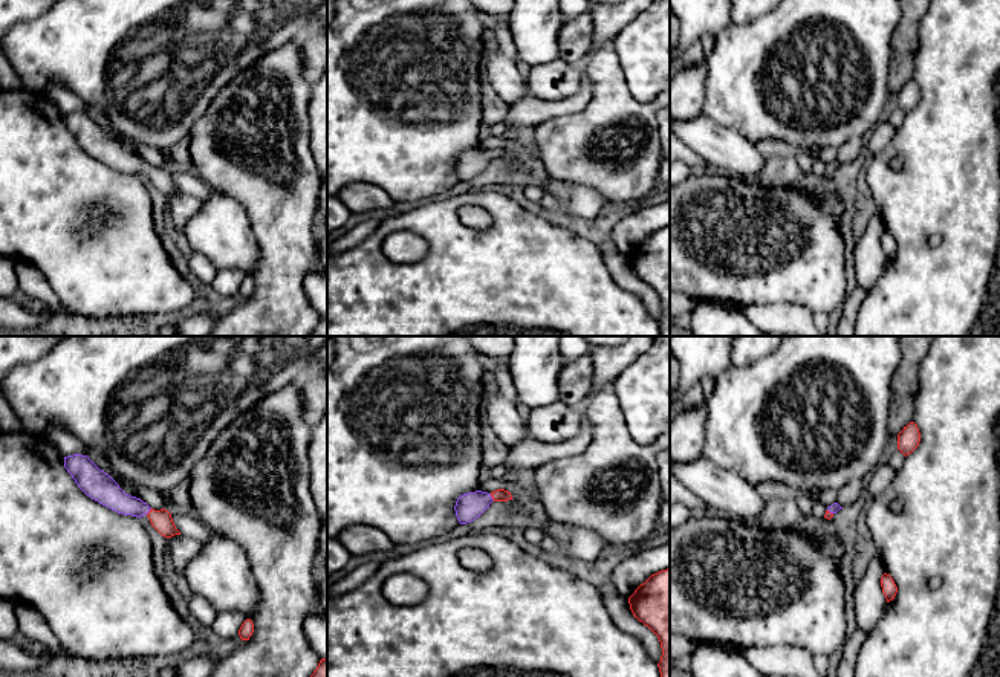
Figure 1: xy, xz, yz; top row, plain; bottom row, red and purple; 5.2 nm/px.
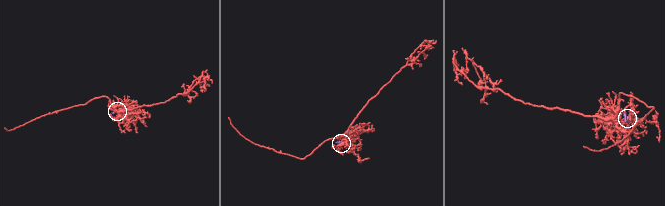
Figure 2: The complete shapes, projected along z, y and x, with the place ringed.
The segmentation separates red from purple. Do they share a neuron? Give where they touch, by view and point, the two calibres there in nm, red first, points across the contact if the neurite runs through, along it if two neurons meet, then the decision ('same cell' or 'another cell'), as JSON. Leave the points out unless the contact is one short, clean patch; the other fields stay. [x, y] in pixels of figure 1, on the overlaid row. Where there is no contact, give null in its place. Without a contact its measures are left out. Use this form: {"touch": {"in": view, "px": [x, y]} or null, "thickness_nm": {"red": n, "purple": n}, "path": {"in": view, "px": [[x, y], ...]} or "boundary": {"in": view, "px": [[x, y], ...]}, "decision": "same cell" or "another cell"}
{"touch": {"in": "xz", "px": [491, 495]}, "thickness_nm": {"red": 60, "purple": 140}, "path": {"in": "xz", "px": [[500, 494], [491, 495], [468, 506]]}, "decision": "same cell"}

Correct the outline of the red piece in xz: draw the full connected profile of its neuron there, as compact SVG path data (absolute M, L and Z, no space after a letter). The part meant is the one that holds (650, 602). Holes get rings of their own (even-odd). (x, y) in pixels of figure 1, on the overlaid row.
M670 568L651 575L628 598L633 616L659 639L661 677L670 677Z

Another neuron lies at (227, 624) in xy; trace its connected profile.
M219 611L211 630L223 639L231 639L239 634L239 630L246 617L237 611Z

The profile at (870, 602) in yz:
M879 555L873 556L865 575L856 584L855 599L855 620L858 630L872 631L882 617L887 599L882 593L881 578L885 573Z

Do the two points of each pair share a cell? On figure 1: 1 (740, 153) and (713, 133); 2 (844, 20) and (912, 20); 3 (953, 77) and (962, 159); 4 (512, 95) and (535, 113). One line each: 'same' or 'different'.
1: same
2: different
3: same
4: different

